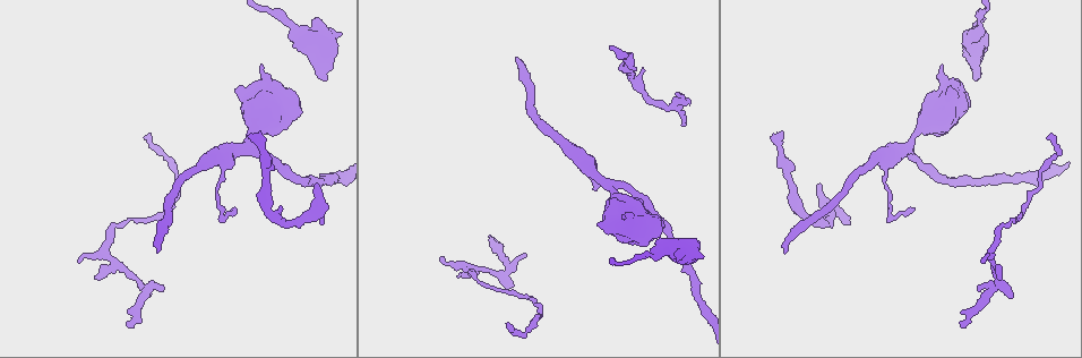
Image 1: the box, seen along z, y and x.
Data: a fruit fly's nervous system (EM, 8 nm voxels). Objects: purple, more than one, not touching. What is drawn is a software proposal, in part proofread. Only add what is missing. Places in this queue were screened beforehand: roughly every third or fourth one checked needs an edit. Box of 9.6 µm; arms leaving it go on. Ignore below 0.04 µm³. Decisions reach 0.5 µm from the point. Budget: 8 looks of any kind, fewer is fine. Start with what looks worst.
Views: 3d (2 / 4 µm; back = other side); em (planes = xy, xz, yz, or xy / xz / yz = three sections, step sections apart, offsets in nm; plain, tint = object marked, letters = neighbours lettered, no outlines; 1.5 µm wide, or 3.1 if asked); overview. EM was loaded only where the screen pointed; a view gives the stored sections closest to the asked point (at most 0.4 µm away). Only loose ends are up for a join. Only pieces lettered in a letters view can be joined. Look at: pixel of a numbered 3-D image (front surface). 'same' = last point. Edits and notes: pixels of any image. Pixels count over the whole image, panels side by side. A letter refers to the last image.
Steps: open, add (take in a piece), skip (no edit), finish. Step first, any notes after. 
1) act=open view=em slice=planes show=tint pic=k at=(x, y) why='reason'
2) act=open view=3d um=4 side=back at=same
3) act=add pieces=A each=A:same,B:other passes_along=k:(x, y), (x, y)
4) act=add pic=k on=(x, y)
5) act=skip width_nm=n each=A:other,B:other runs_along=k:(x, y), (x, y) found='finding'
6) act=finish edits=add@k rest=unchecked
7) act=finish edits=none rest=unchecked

act=open view=3d um=2 pic=1 at=(519, 59) why='long arm stops here'

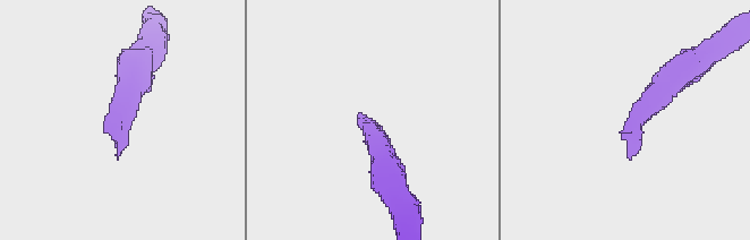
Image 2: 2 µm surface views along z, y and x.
act=open view=em slice=xy step=4 show=tint pic=2 at=(628, 151)

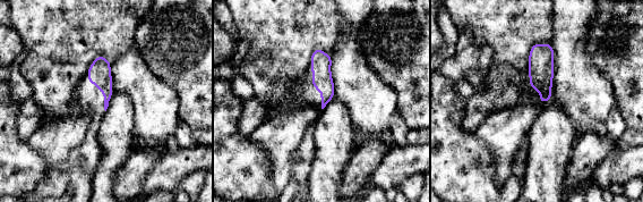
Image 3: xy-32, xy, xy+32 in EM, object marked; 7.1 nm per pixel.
act=open view=em slice=planes show=letters at=same

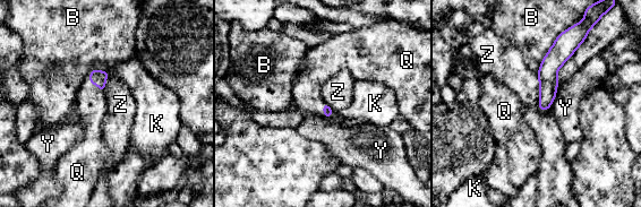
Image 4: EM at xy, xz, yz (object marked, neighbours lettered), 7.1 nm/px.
act=add pieces=Q each=B:other,K:other,Q:same,Y:other,Z:other found='it goes on there'

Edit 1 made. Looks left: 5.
act=open view=em slice=planes show=letters pic=1 at=(612, 46) why='branch stops here'

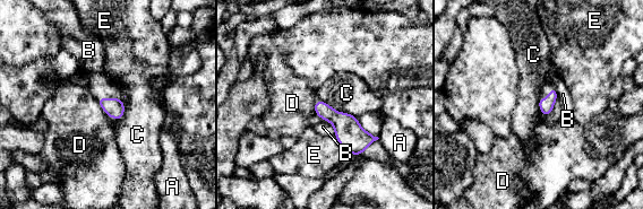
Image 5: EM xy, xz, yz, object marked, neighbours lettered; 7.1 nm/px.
act=skip longest_contact=E:160nm each=A:other,B:other,C:other,D:other,E:other found='no lettered piece goes on from it'

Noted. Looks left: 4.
act=open view=em slice=xz step=4 show=tint pic=1 at=(127, 325) why='an open end'

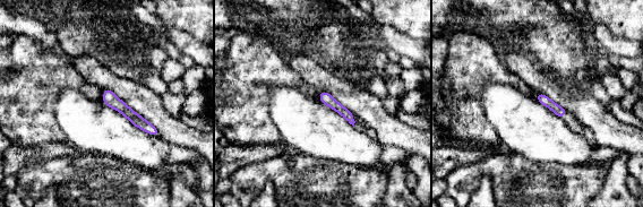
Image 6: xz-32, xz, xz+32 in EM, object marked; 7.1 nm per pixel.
act=open view=em slice=planes show=letters at=same

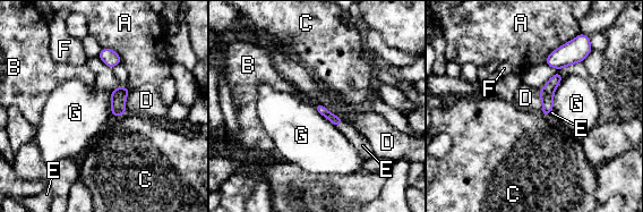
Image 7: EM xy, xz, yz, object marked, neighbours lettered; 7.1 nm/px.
act=add pieces=E longest_contact=G:240nm each=A:other,B:other,C:other,D:other,E:same,F:other,G:other found='it goes on there'

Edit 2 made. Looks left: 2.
act=finish edits=add@4,add@7 rest=unchecked

